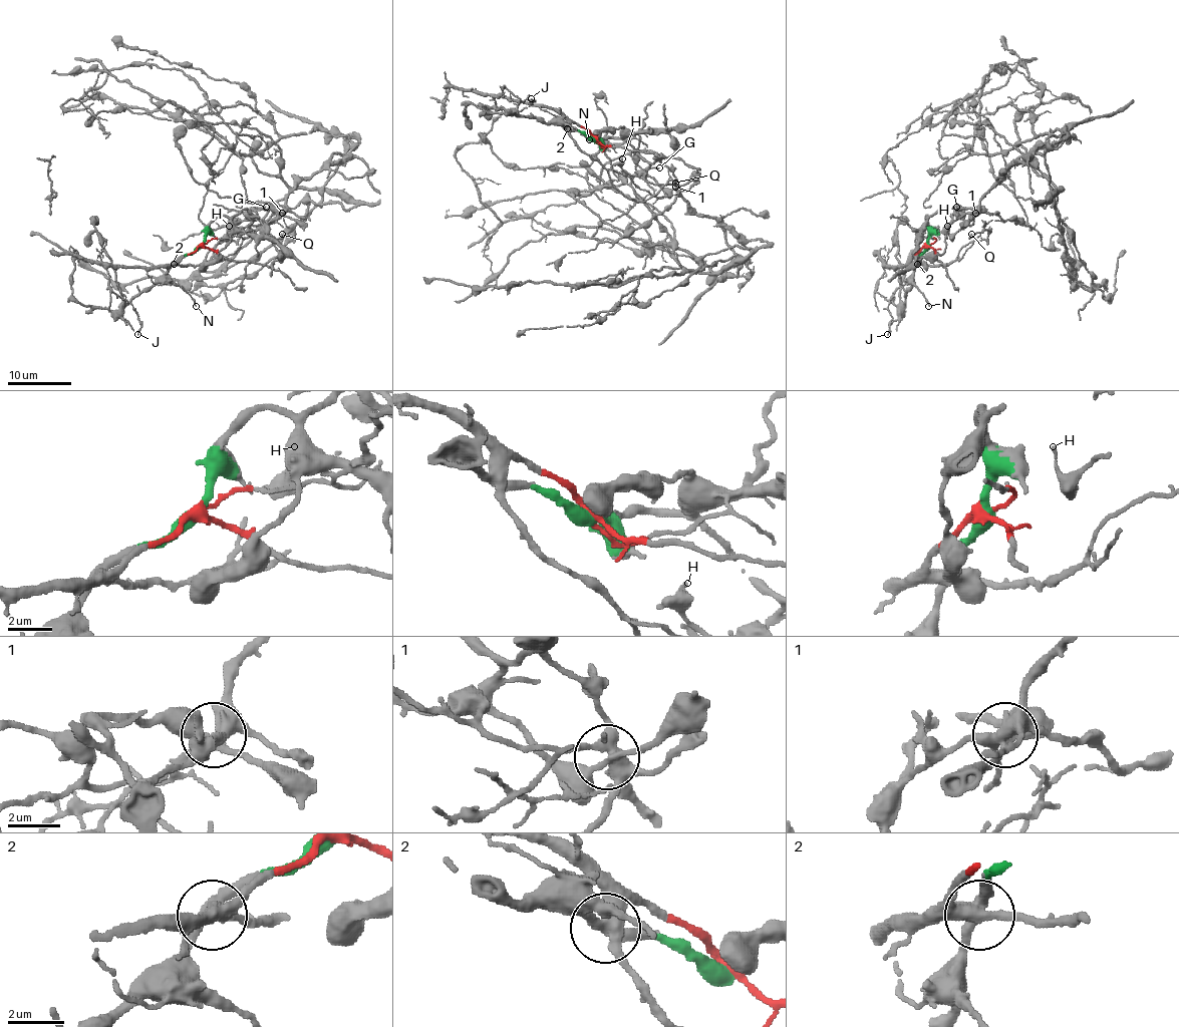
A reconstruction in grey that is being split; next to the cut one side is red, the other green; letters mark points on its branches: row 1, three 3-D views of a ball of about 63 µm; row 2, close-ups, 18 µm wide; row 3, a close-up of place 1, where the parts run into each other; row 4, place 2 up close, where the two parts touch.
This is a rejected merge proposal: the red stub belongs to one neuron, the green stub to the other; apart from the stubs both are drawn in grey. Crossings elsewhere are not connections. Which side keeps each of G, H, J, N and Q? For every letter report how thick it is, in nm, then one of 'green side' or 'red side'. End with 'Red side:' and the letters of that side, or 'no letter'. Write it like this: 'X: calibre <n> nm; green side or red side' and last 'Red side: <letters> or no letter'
G: calibre 140 nm; green side
H: calibre 120 nm; red side
J: calibre 220 nm; red side
N: calibre 160 nm; green side
Q: calibre 180 nm; red side
Red side: H, J, Q

